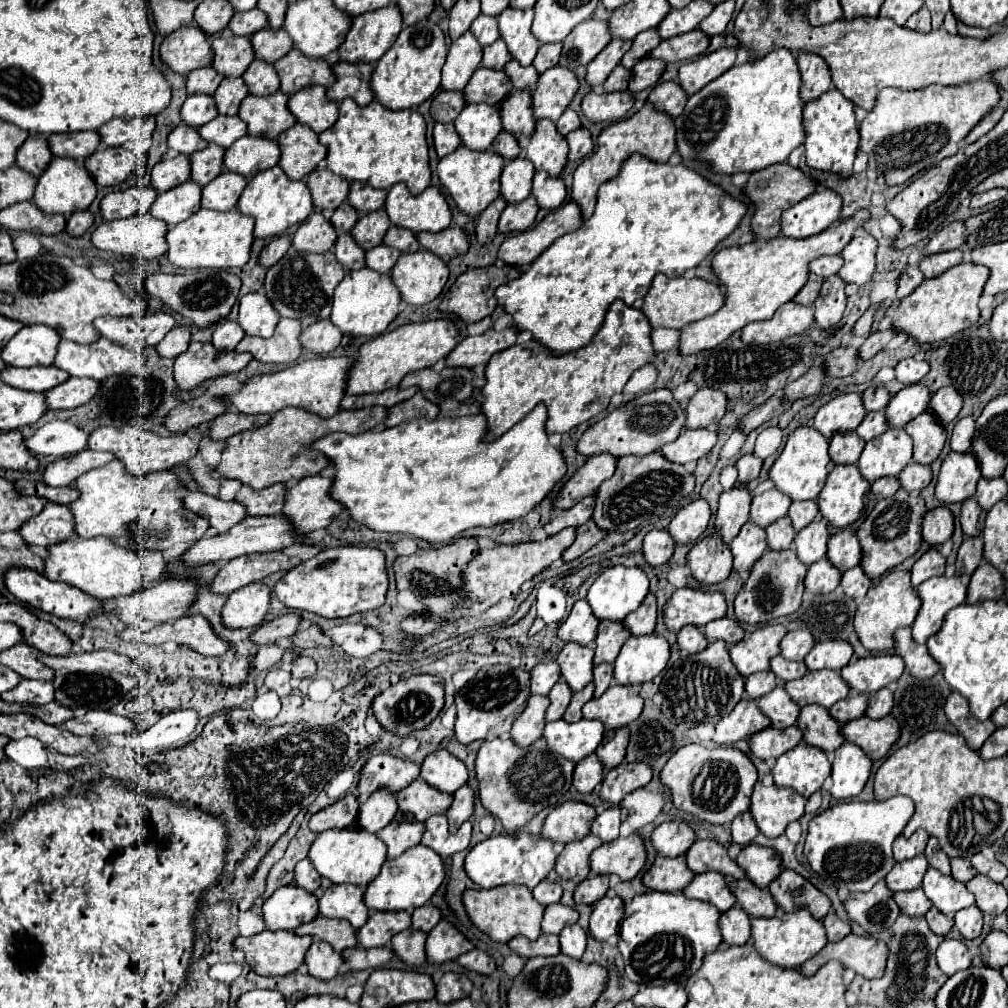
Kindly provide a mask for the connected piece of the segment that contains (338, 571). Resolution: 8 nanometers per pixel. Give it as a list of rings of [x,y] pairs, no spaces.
[[[332,547],[290,569],[274,587],[274,595],[290,609],[310,611],[322,617],[350,617],[384,605],[388,591],[386,555],[372,547]]]

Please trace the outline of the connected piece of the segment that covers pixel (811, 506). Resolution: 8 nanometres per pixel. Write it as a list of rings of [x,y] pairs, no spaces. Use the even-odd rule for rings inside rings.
[[[798,501],[798,503],[792,503],[790,511],[788,511],[788,517],[792,519],[792,525],[794,525],[796,531],[800,531],[808,523],[812,523],[816,515],[818,515],[816,501]]]

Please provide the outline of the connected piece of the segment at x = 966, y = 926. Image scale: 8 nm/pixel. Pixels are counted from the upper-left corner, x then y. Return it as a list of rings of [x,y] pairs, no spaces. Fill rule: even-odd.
[[[976,905],[966,907],[954,915],[954,927],[964,939],[976,939],[982,931],[982,913]]]

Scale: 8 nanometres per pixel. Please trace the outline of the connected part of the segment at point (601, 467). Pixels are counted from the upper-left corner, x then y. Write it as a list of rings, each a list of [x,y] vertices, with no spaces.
[[[598,453],[588,457],[586,465],[572,475],[572,479],[564,485],[564,489],[556,497],[554,501],[556,509],[574,507],[584,497],[594,495],[598,491],[598,485],[602,485],[602,481],[614,475],[616,463],[618,463],[618,457],[610,457],[610,453]]]

